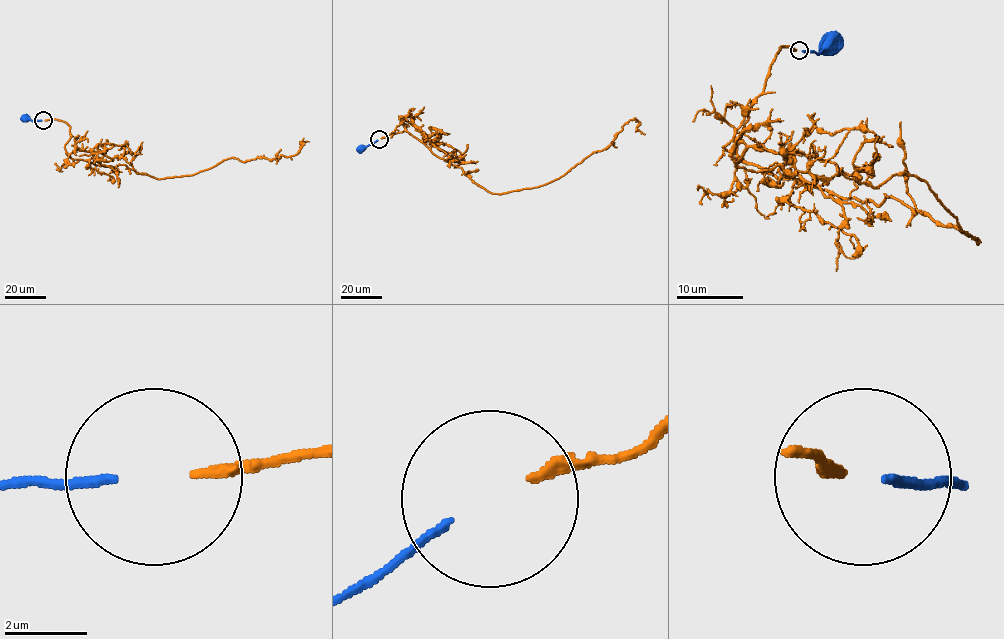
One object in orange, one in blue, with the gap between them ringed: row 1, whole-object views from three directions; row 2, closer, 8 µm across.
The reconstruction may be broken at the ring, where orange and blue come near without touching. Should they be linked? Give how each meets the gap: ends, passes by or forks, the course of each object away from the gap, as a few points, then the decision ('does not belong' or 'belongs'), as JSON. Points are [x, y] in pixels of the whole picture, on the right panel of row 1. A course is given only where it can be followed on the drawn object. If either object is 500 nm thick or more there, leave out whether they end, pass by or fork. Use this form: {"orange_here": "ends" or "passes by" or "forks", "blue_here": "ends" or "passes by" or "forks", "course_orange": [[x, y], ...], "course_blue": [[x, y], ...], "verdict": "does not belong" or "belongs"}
{"orange_here": "ends", "blue_here": "ends", "course_orange": [[797, 49], [775, 54], [737, 154], [978, 243], [908, 174], [735, 165], [745, 131], [783, 121]], "course_blue": [[802, 51], [818, 53], [832, 43]], "verdict": "belongs"}

